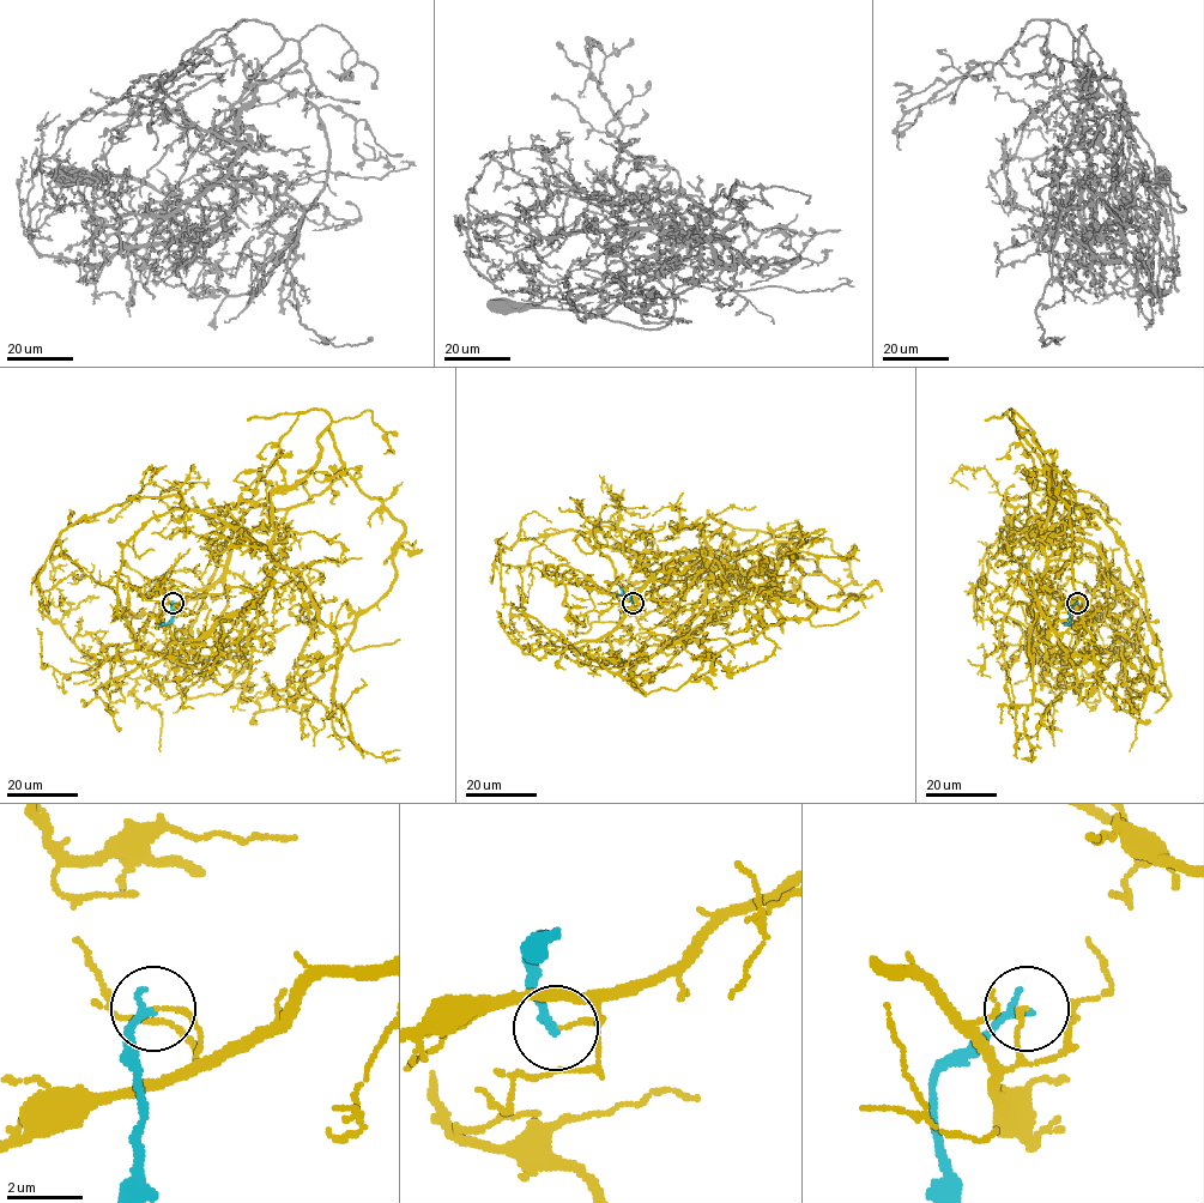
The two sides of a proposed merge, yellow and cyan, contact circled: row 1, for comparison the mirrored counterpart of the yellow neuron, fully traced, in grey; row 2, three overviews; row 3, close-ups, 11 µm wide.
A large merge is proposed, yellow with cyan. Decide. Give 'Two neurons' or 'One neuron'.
Two neurons

